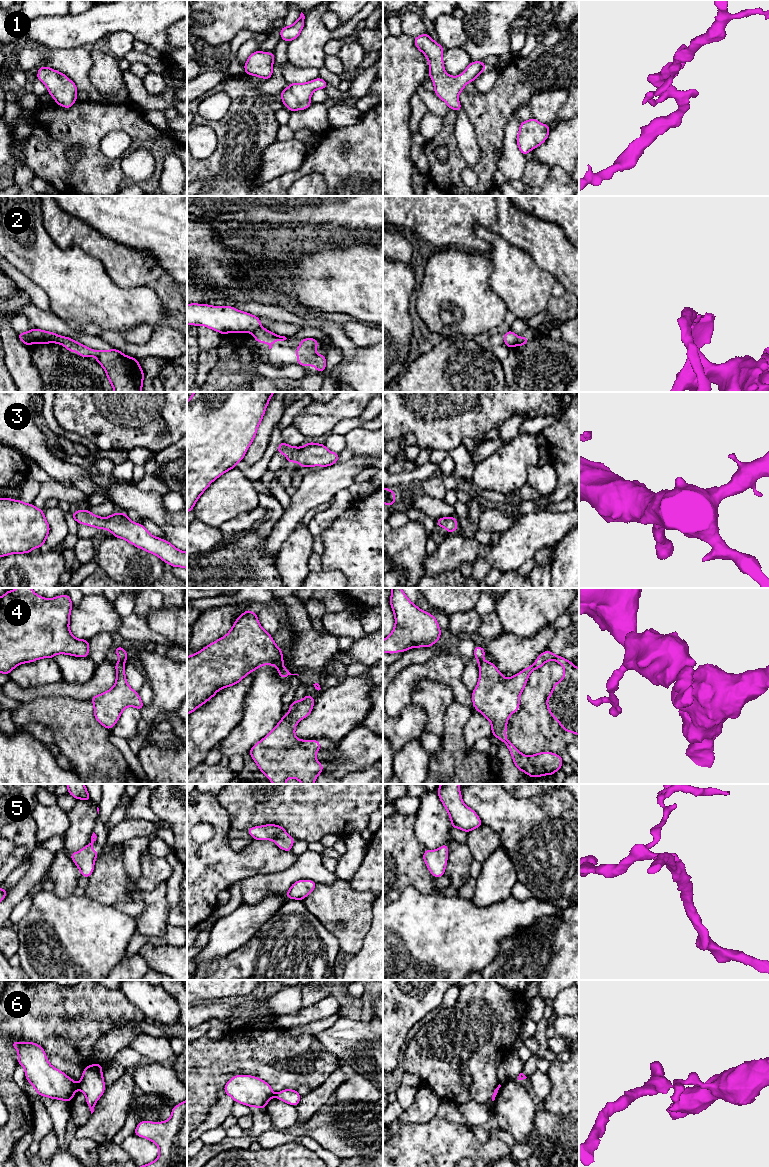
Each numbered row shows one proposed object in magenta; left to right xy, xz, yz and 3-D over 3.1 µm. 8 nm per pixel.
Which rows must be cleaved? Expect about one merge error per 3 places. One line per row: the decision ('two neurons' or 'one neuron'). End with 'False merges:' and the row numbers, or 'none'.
1: one neuron
2: two neurons
3: one neuron
4: two neurons
5: one neuron
6: two neurons
False merges: 2, 4, 6

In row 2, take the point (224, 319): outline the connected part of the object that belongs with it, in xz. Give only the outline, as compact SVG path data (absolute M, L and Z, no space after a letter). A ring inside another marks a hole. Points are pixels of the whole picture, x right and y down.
M187 305L187 324L203 325L219 333L254 333L260 327L260 318L231 306Z

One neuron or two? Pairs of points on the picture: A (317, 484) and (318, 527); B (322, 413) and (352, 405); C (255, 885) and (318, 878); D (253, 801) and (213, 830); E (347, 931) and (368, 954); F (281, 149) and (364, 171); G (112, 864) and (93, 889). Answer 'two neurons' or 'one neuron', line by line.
A: two neurons
B: one neuron
C: one neuron
D: two neurons
E: two neurons
F: two neurons
G: one neuron

